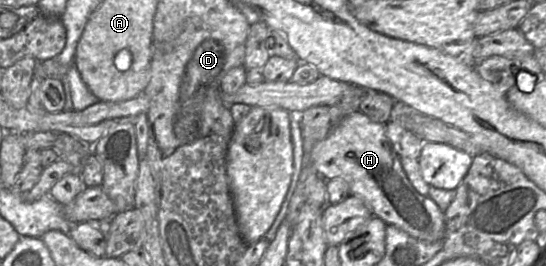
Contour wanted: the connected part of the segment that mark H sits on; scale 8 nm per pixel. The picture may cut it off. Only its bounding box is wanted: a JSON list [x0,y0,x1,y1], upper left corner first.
[309,111,445,241]

